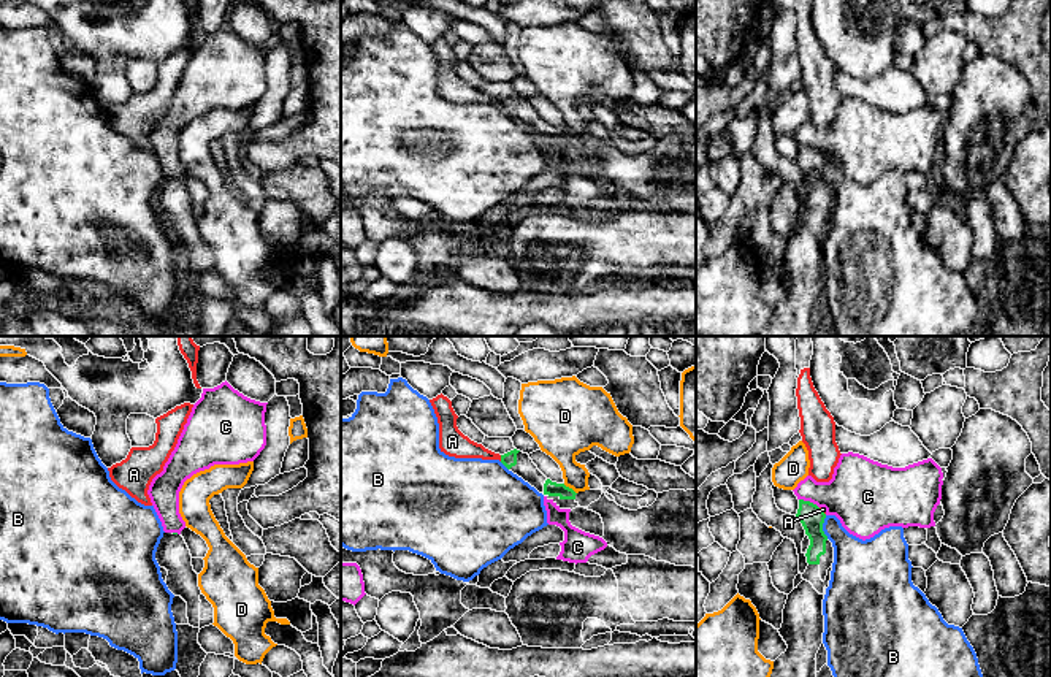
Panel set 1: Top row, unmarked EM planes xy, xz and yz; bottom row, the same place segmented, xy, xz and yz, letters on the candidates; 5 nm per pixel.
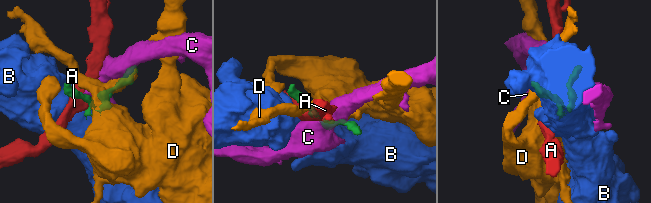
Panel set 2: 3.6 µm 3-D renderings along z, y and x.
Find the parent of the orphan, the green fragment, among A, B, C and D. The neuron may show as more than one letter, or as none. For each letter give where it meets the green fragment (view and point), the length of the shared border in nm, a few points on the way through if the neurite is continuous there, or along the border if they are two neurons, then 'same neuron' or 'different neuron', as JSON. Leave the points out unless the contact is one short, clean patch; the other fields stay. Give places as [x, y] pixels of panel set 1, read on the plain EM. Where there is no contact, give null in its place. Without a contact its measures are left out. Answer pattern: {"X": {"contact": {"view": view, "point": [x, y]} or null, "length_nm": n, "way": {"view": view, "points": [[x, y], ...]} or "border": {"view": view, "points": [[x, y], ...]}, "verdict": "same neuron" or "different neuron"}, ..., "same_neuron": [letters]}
{"A": {"contact": {"view": "xz", "point": [501, 103]}, "length_nm": 30, "border": {"view": "xz", "points": [[500, 100], [501, 105]]}, "verdict": "different neuron"}, "B": {"contact": {"view": "yz", "point": [821, 172]}, "length_nm": 120, "border": {"view": "yz", "points": [[825, 160], [823, 178], [828, 183]]}, "verdict": "different neuron"}, "C": {"contact": {"view": "yz", "point": [809, 146]}, "length_nm": 120, "verdict": "different neuron"}, "D": {"contact": {"view": "xz", "point": [568, 132]}, "length_nm": 90, "border": {"view": "xz", "points": [[563, 129], [576, 138]]}, "verdict": "different neuron"}, "same_neuron": []}

